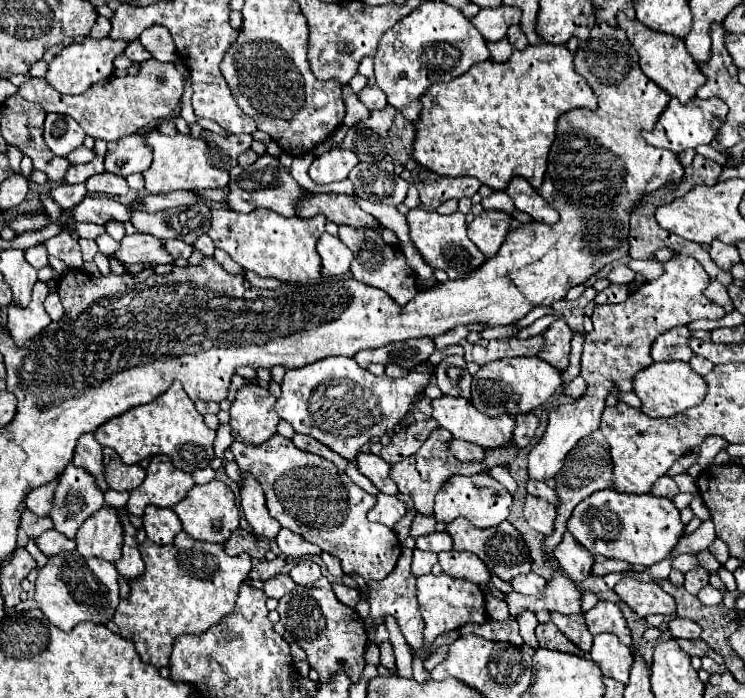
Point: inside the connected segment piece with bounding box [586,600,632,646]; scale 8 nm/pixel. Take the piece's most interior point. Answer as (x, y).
(605, 617)

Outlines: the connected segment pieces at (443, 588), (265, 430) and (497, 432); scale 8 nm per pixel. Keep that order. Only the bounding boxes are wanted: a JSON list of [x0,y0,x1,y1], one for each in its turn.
[[414,574,488,660],[230,384,280,444],[432,396,516,448]]

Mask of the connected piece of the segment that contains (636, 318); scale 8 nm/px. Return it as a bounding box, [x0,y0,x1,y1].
[528,254,724,480]

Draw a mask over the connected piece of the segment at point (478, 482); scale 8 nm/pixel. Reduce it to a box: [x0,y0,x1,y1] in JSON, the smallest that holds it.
[434,474,512,528]

